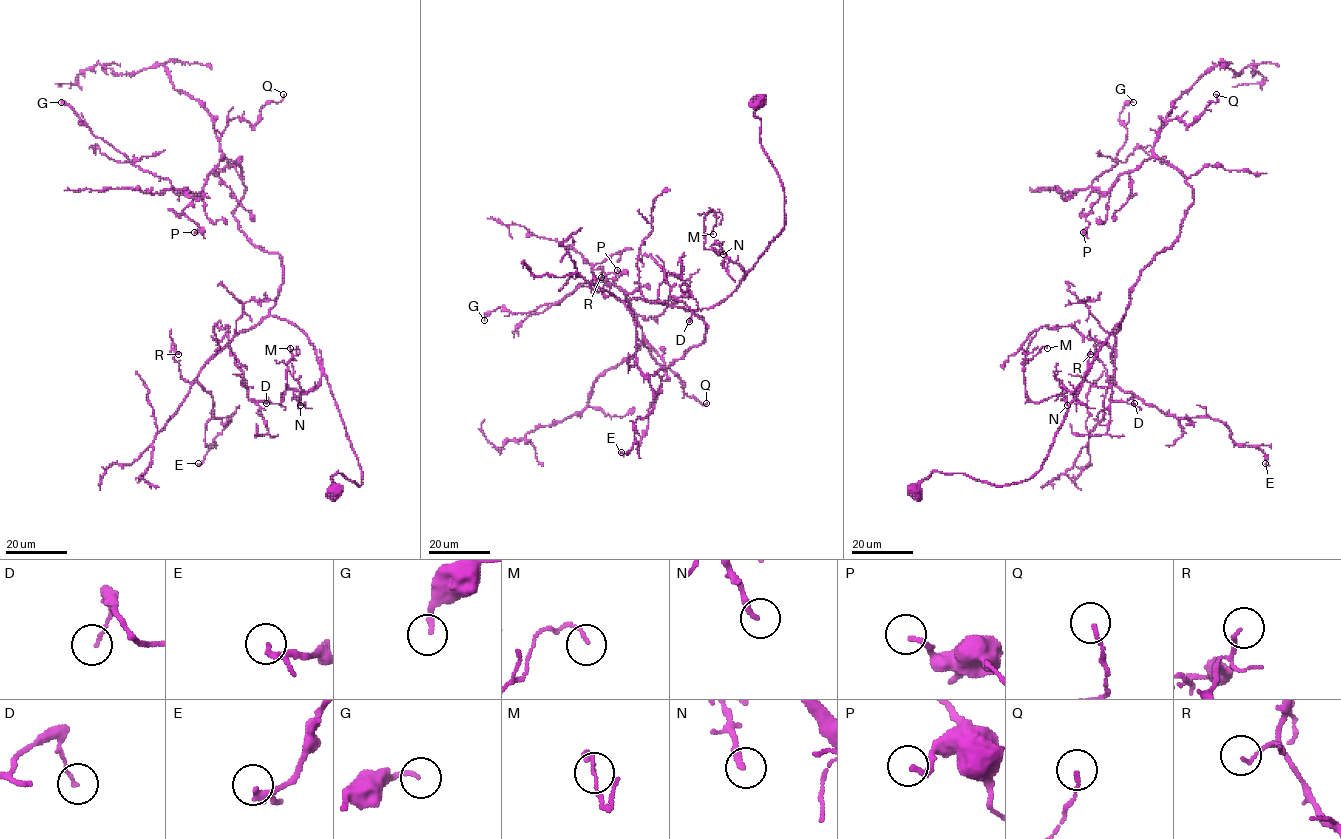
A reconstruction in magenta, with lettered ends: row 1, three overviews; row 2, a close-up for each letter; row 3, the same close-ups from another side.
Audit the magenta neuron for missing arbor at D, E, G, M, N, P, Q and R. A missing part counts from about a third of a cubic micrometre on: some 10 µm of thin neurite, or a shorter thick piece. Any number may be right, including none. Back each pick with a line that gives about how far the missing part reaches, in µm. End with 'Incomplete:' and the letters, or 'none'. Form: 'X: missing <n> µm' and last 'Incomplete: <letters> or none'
Incomplete: none

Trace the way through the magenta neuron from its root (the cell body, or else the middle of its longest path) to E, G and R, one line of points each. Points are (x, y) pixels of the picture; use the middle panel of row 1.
E: (757, 101), (784, 226), (713, 307), (619, 300), (654, 402), (621, 452)
G: (757, 101), (784, 226), (724, 300), (693, 311), (705, 339), (656, 372), (667, 380), (603, 280), (484, 320)
R: (757, 101), (784, 226), (738, 286), (713, 307), (688, 311), (605, 297), (601, 277)

